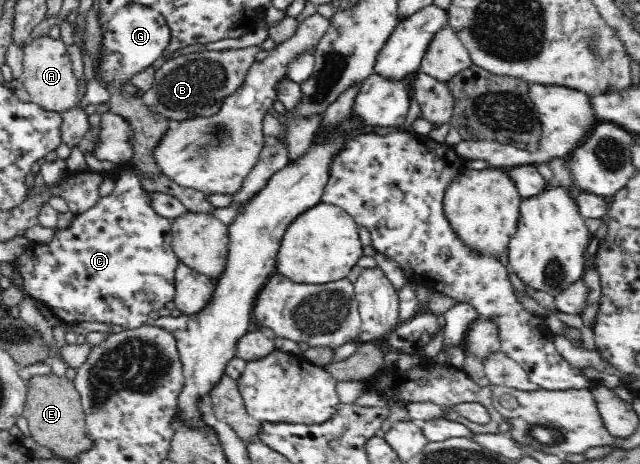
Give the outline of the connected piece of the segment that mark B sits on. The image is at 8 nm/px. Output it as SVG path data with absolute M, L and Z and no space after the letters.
M249 46L239 49L206 50L174 57L161 64L160 69L155 71L152 87L147 92L139 93L139 100L150 111L173 123L196 117L210 117L219 111L226 97L230 97L242 87L250 67L257 62L256 53L260 51L263 50L258 46Z

